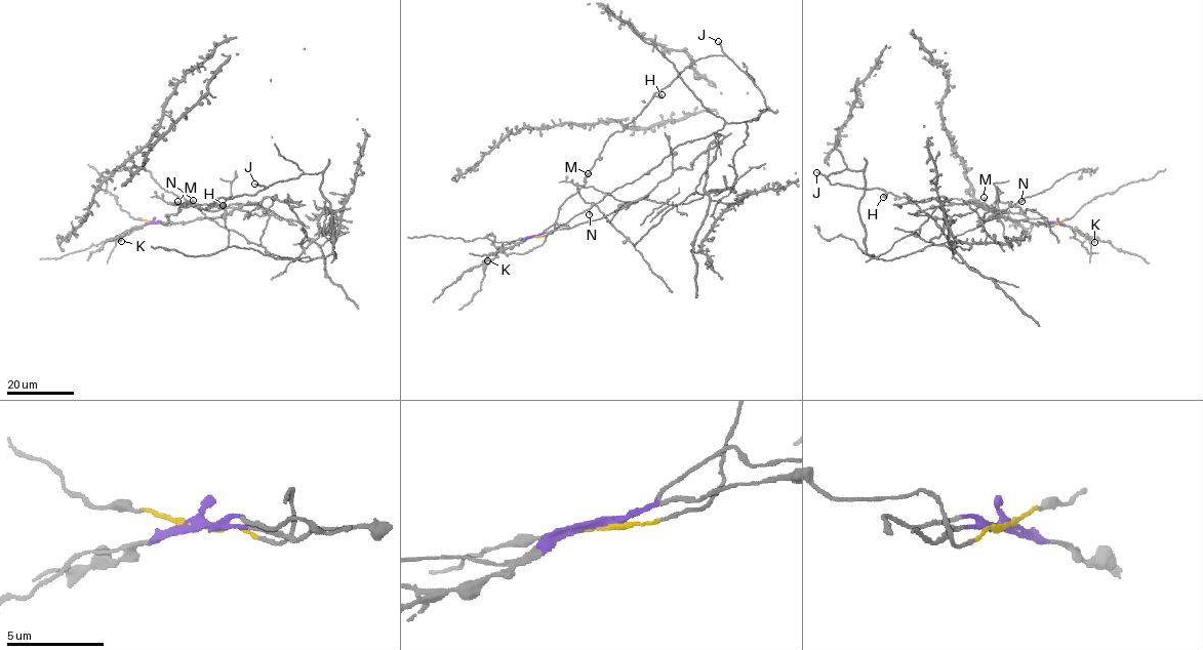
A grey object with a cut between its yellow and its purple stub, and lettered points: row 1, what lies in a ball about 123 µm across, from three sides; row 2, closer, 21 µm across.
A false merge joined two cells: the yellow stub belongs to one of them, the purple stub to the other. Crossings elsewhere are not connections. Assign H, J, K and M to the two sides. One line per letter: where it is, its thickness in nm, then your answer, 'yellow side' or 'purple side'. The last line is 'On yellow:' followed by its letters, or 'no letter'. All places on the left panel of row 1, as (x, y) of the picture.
H: at (223, 205); 600 nm thick; yellow side
J: at (254, 184); 190 nm thick; yellow side
K: at (121, 241); 340 nm thick; purple side
M: at (177, 201); 480 nm thick; yellow side
On yellow: H, J, M

